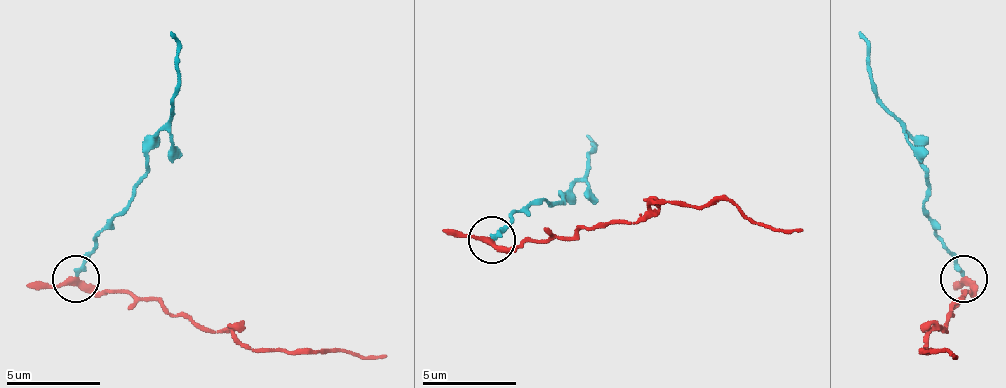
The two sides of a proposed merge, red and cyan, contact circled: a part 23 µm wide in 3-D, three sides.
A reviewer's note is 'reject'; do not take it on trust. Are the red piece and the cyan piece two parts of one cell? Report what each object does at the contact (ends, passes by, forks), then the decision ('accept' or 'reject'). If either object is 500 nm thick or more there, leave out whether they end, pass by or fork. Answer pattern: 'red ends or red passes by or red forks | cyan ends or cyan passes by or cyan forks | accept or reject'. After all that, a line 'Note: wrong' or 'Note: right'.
red passes by | cyan ends | reject
Note: right

